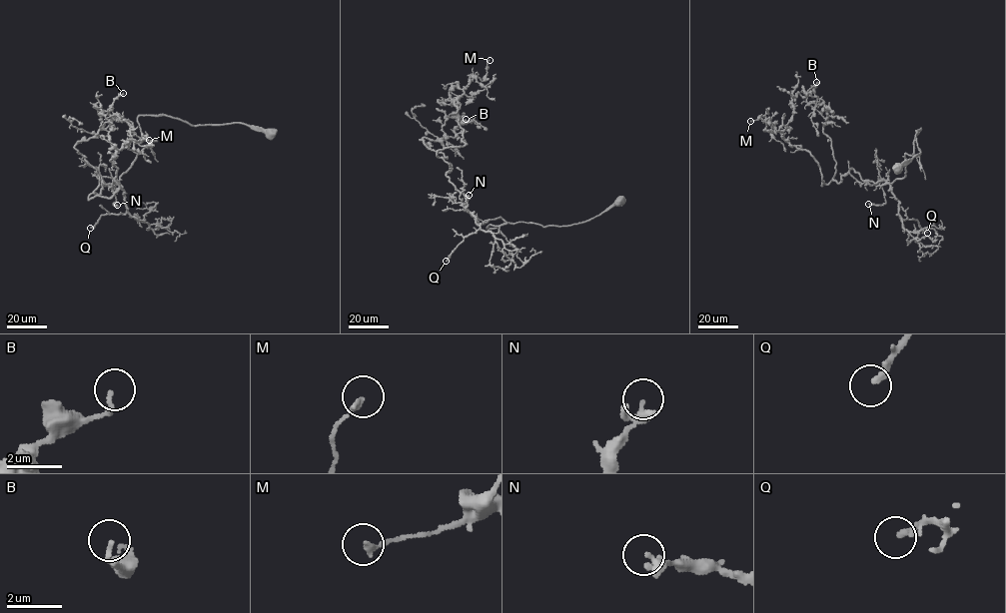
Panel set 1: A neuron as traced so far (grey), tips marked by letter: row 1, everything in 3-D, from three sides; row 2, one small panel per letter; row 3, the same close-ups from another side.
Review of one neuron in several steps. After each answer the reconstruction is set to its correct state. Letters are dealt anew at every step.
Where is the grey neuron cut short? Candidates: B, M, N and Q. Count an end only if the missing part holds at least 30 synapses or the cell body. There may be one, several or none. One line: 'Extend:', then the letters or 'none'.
Extend: none

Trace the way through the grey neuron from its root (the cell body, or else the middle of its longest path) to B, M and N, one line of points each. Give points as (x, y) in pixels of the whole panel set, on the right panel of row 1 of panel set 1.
B: (897, 168), (920, 153), (920, 128), (902, 178), (834, 181), (816, 82)
M: (897, 168), (920, 153), (920, 128), (902, 178), (875, 186), (851, 169), (821, 185), (807, 151), (750, 121)
N: (897, 168), (920, 153), (920, 128), (913, 154), (905, 155), (905, 176), (881, 186), (884, 204), (868, 204)

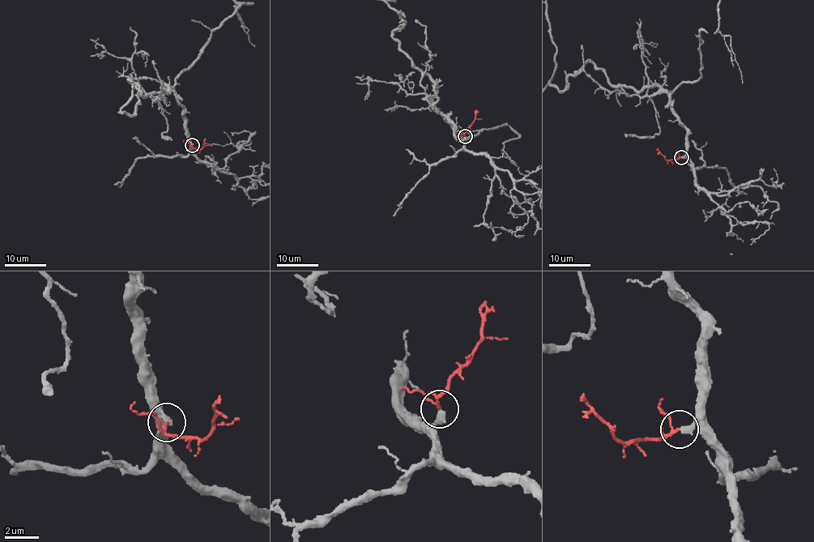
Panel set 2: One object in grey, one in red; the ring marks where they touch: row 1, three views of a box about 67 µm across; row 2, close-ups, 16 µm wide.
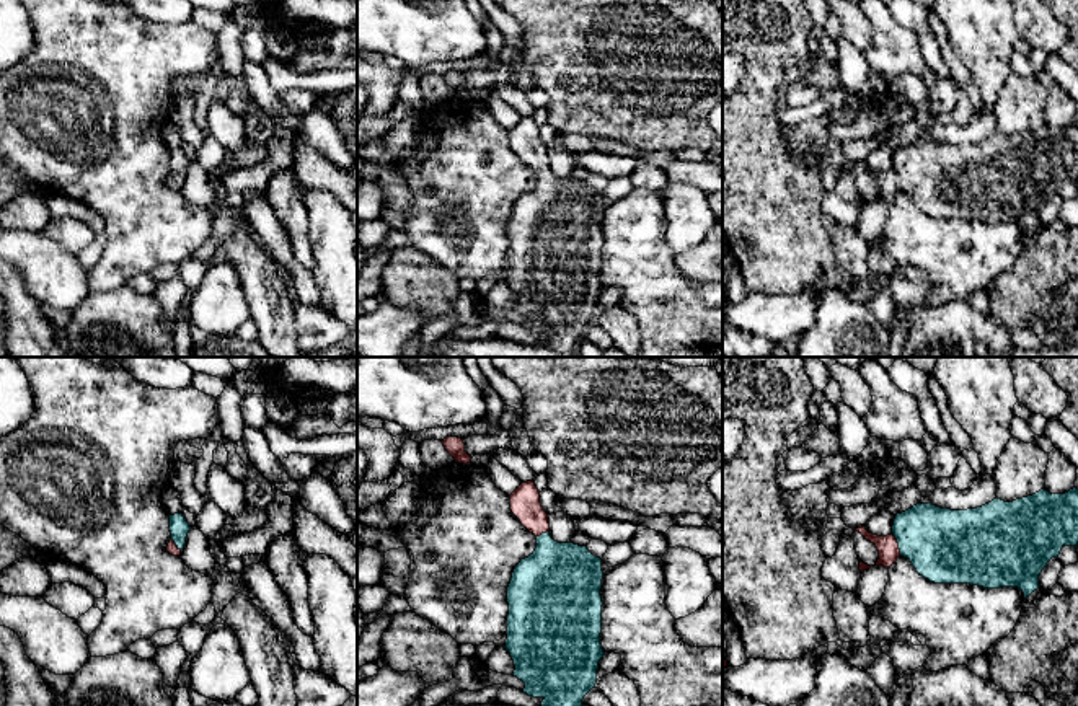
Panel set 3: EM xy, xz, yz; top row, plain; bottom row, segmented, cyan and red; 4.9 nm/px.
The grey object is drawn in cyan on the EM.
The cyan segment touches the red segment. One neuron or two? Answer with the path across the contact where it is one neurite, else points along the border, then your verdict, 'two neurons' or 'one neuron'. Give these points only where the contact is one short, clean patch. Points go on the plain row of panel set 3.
way yz (946, 181), (933, 176), (897, 176), (888, 181); one neuron

